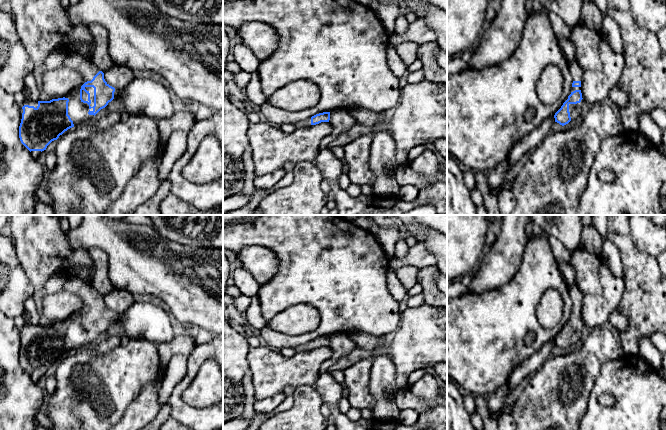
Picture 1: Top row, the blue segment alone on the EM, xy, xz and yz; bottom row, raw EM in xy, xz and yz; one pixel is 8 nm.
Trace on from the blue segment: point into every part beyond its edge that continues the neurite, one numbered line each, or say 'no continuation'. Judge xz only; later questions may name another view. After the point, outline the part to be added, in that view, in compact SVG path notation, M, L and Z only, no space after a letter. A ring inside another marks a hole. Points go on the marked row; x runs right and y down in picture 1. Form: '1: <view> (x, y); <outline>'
1: xz (286, 128); M311 118L299 121L296 124L283 124L283 125L280 125L280 129L285 134L291 134L292 132L294 132L298 128L309 127L309 126L311 126Z

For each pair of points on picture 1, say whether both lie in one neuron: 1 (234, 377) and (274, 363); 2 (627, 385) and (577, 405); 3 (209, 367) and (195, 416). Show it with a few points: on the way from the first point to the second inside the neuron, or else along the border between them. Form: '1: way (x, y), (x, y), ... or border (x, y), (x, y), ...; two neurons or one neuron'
1: border (250, 347), (247, 353), (248, 369); two neurons
2: border (596, 379), (589, 396), (585, 414), (581, 419); two neurons
3: border (183, 390), (186, 403), (212, 406); two neurons

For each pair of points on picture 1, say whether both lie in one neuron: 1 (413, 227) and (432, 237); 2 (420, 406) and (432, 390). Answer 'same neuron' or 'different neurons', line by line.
1: same neuron
2: different neurons

